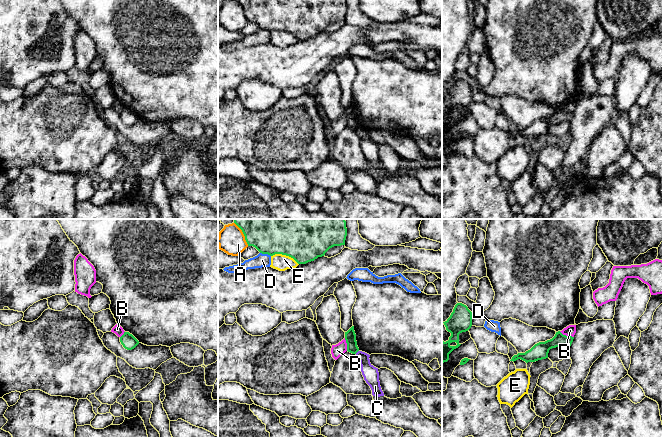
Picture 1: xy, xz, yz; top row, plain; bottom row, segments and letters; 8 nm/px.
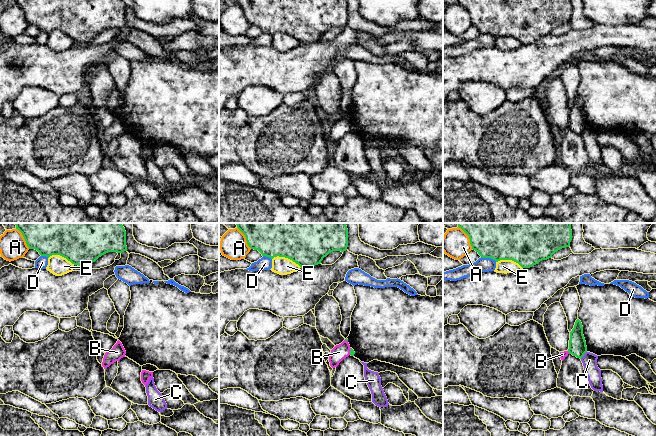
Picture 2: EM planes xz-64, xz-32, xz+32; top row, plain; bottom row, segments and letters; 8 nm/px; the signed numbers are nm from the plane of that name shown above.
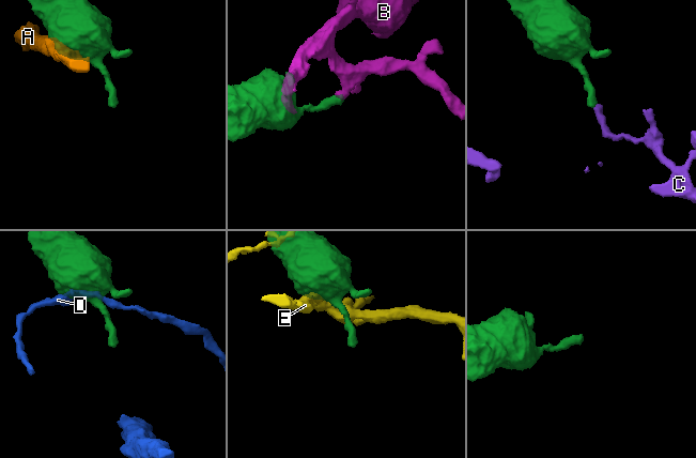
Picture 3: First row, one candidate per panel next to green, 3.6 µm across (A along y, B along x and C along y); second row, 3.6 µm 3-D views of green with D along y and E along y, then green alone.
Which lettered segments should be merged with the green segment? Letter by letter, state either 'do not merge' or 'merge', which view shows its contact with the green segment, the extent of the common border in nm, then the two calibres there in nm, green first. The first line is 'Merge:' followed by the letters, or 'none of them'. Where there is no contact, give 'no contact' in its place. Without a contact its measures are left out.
Merge: none of them
A: do not merge | xz | 200 nm | 240/220 nm
B: do not merge | yz | 130 nm | 140/90 nm
C: do not merge | xz | 40 nm | 90/130 nm
D: do not merge | xz | 90 nm | 260/110 nm
E: do not merge | xz | 240 nm | 300/130 nm

